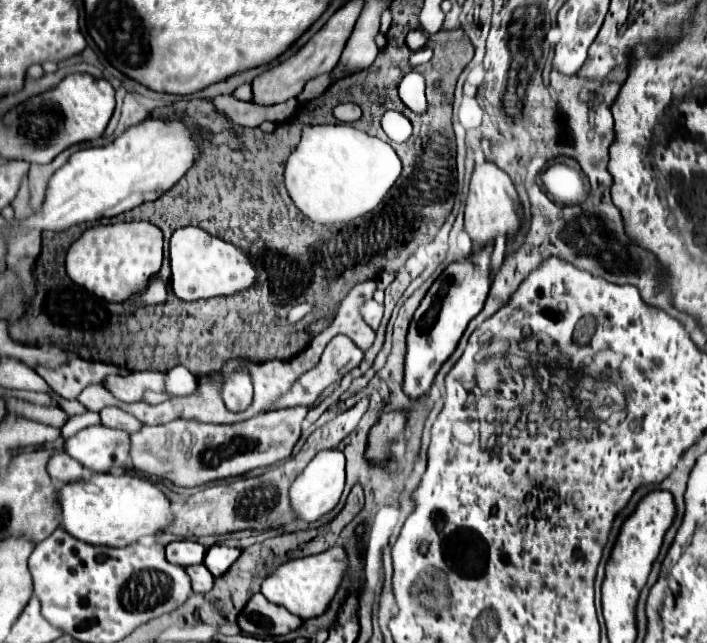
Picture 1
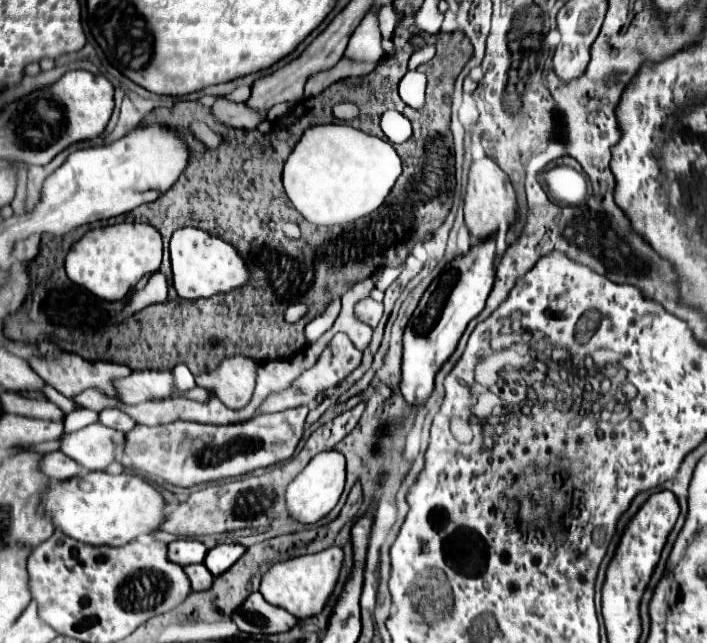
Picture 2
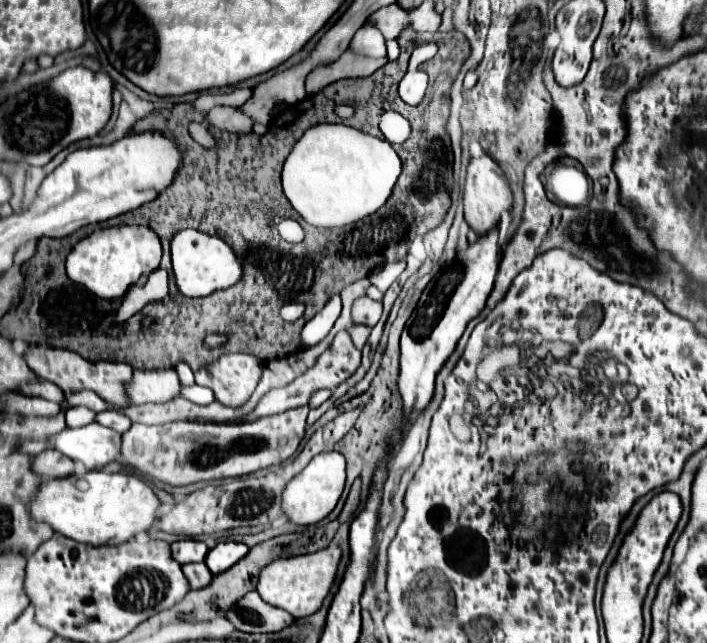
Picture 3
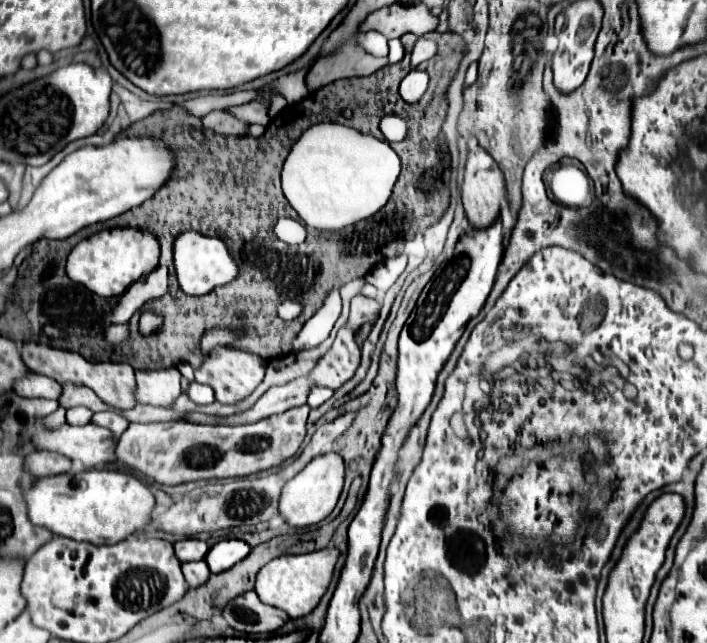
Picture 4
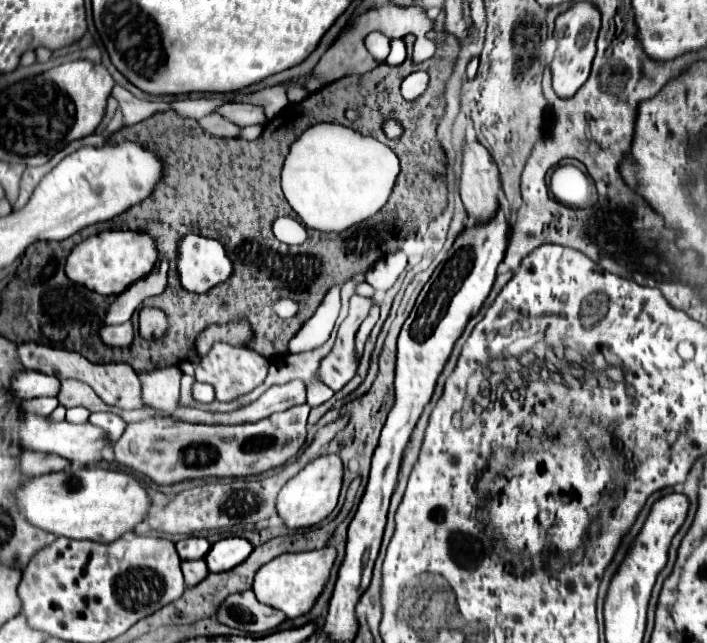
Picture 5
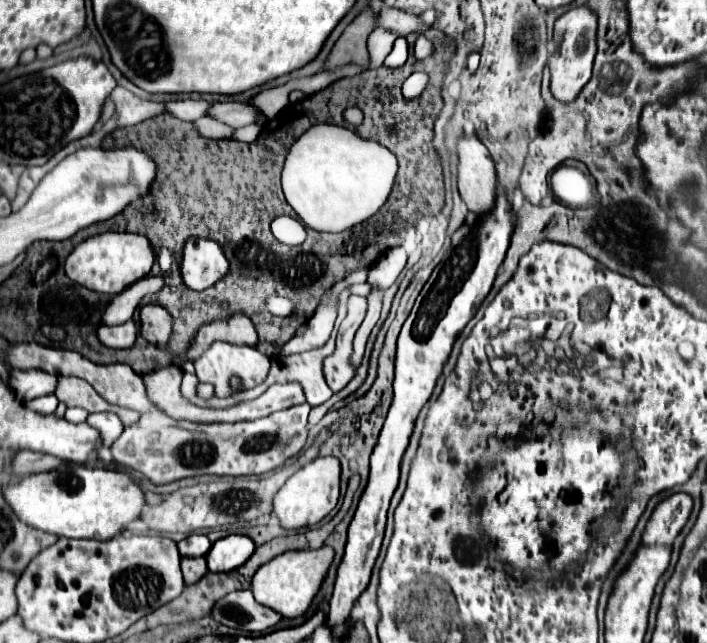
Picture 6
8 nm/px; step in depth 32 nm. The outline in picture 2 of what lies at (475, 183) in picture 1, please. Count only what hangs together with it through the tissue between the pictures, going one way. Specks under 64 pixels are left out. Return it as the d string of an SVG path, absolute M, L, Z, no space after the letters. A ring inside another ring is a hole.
M490 158L474 160L468 172L468 186L464 196L464 220L470 230L470 234L476 240L484 240L490 234L498 232L504 222L514 222L514 210L516 210L516 194L510 184L510 178L500 170L500 166Z

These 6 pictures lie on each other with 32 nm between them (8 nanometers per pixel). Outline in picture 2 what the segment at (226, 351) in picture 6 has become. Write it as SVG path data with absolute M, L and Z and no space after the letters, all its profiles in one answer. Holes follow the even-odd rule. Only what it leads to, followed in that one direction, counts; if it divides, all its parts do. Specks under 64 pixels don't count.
M242 354L226 356L216 370L198 374L196 384L210 386L228 408L244 408L254 392L258 366L256 360Z

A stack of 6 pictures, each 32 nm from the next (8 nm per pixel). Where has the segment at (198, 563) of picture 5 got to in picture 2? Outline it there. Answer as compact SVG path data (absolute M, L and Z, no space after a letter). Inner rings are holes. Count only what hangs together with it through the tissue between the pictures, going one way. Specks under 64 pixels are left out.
M188 564L184 566L184 572L192 582L192 590L208 590L212 586L214 576L204 564Z

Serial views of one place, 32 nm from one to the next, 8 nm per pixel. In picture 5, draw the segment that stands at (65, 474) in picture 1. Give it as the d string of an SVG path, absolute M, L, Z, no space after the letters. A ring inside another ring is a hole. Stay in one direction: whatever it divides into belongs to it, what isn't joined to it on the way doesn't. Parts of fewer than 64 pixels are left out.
M24 450L18 456L18 470L24 476L40 476L40 474L48 474L48 472L58 472L68 466L70 466L70 462L66 462L64 458L54 456L54 454L40 454L40 452Z

